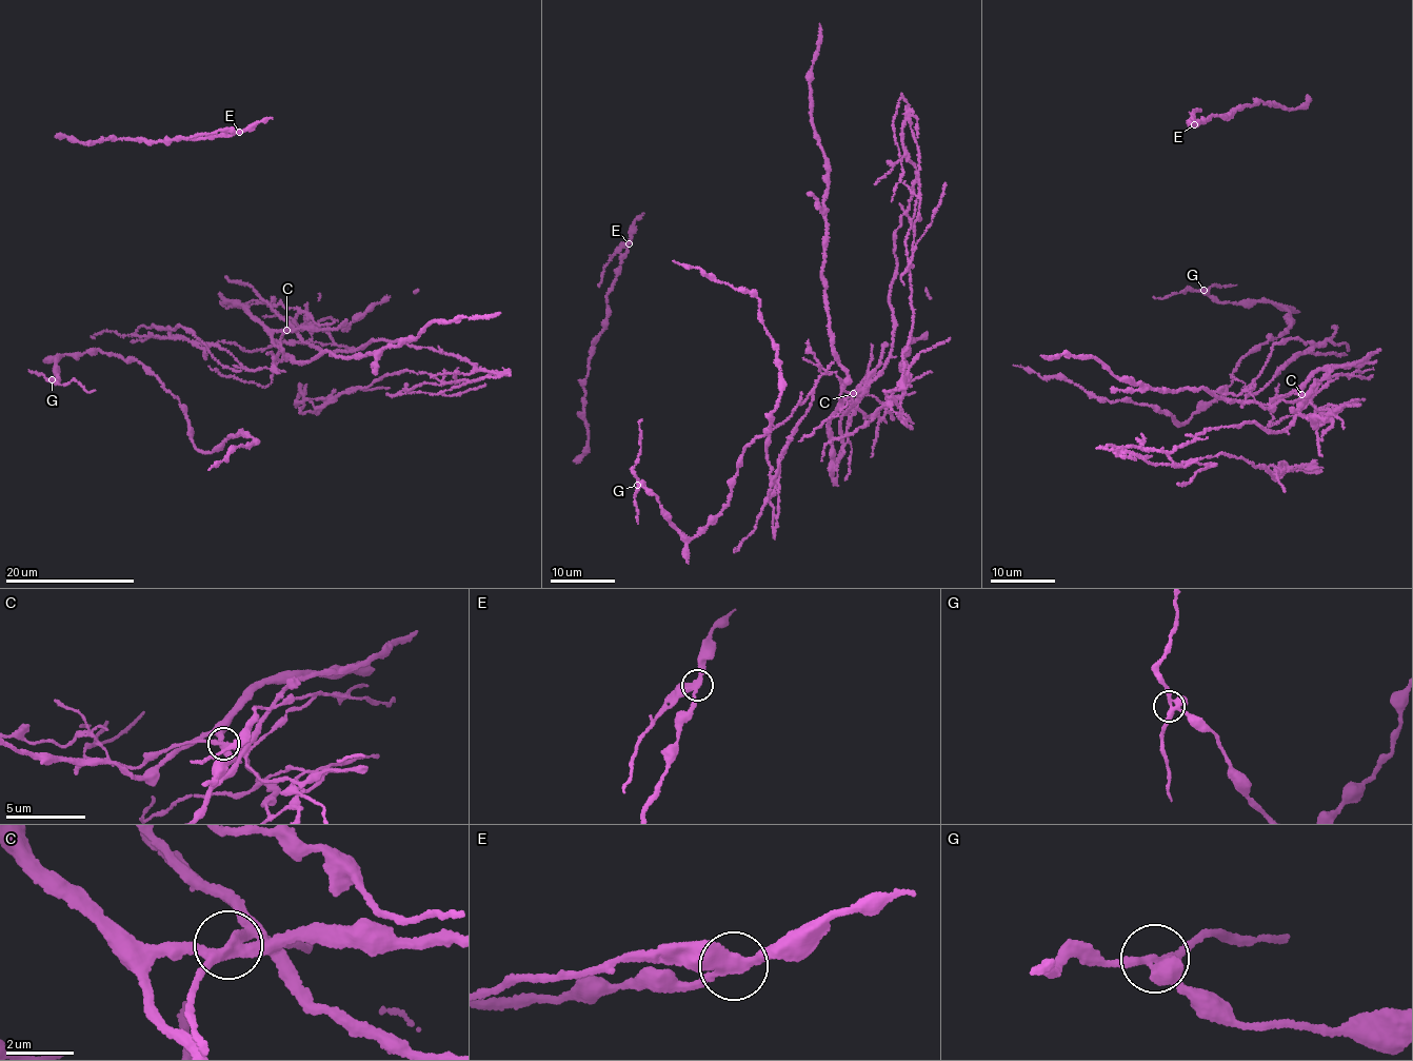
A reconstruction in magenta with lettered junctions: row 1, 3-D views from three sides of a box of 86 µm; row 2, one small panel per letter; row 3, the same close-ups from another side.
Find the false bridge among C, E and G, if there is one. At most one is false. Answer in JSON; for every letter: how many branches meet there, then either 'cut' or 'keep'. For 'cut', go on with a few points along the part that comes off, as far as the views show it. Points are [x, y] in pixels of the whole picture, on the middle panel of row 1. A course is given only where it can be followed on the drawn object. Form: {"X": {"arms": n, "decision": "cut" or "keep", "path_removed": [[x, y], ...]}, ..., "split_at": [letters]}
{"C": {"arms": 4, "decision": "cut", "path_removed": [[853, 393], [889, 359], [895, 236], [916, 180], [907, 120], [920, 153], [915, 313], [892, 408], [909, 427]]}, "E": {"arms": 3, "decision": "keep"}, "G": {"arms": 4, "decision": "keep"}, "split_at": ["C"]}

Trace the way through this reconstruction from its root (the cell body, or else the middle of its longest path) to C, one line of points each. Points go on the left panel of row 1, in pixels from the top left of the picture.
C: (245, 368), (270, 368), (281, 361), (280, 341), (287, 329)

